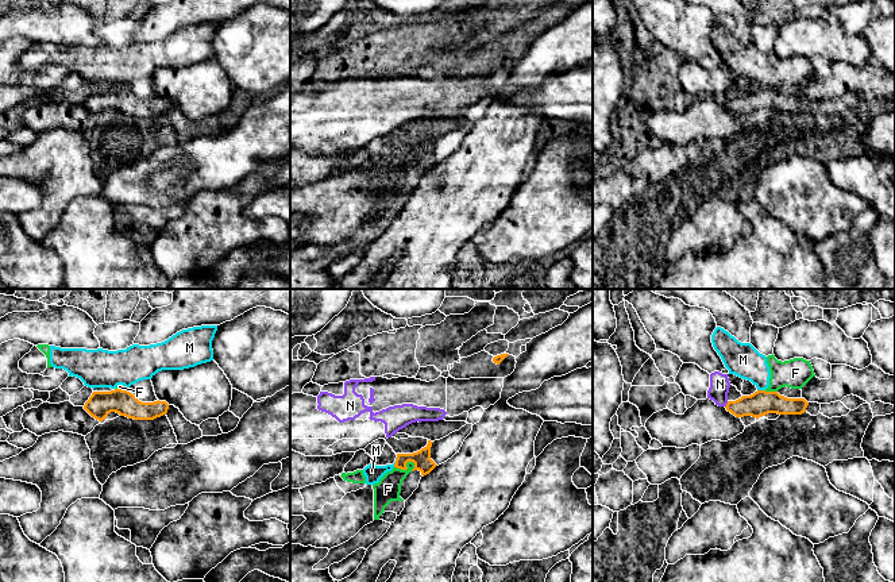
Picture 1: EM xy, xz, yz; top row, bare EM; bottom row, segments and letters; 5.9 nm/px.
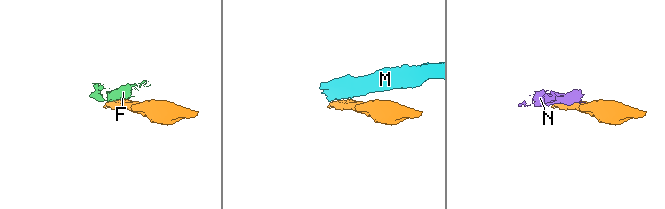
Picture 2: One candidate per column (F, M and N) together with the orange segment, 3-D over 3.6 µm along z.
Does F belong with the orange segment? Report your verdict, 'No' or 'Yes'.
No

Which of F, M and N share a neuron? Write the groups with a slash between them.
F M / N

